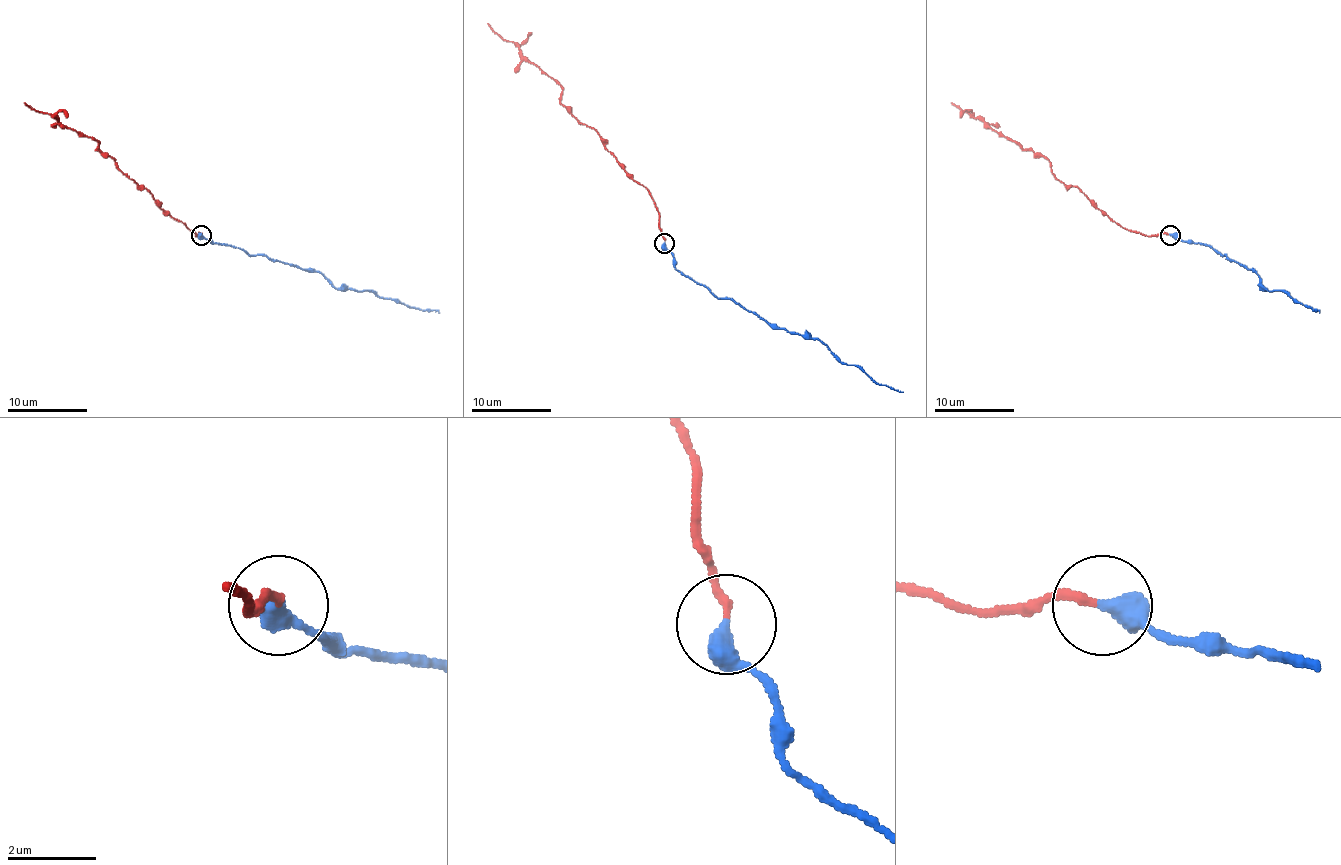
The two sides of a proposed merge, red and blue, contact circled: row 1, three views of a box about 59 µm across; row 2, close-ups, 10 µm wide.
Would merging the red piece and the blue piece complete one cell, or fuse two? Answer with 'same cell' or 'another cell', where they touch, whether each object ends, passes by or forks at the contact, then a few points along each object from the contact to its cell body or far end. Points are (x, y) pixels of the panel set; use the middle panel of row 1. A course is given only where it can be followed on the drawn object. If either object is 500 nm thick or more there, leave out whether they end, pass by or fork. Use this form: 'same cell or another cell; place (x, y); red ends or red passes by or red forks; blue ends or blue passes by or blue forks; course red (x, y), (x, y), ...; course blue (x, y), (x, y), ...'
another cell; place (664, 243); course red (664, 242), (660, 216), (650, 192), (638, 184), (606, 148), (602, 138), (560, 102), (560, 86), (488, 24); course blue (664, 242), (674, 266), (718, 298), (808, 334), (842, 362), (902, 392)

